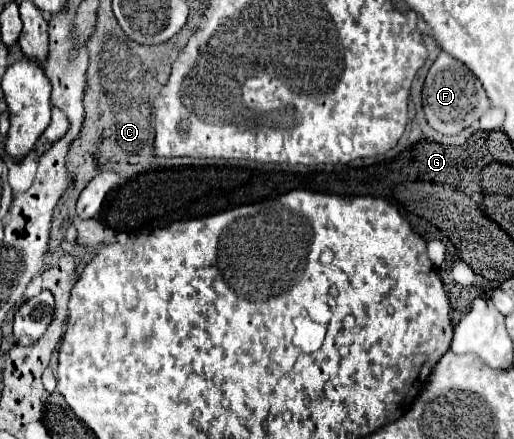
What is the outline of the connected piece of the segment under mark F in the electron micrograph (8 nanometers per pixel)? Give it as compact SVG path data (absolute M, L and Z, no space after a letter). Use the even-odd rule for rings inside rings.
M439 53L435 63L431 65L425 85L423 85L423 111L427 117L429 127L433 127L441 135L457 135L475 121L491 107L491 101L479 83L479 79L457 59L447 53Z

